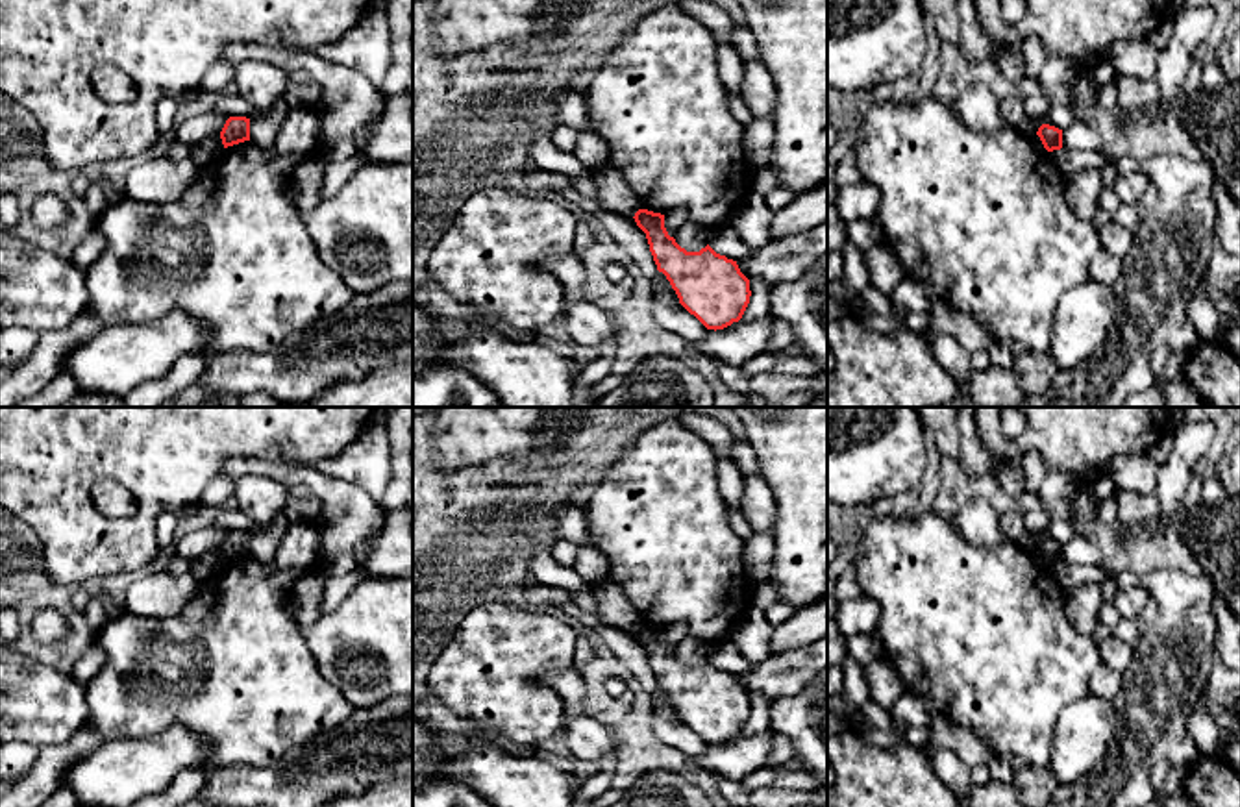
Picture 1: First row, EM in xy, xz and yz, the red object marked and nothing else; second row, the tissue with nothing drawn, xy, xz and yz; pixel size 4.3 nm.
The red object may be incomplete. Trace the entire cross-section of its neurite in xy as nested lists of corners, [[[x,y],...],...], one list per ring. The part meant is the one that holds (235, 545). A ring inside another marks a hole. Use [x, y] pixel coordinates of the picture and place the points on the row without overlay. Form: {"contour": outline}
{"contour": [[[229,531],[220,546],[224,563],[250,555],[250,533]]]}

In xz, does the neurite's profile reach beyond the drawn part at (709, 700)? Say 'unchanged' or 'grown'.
unchanged

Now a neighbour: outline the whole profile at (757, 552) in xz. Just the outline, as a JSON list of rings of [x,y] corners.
[[[753,531],[753,535],[742,542],[742,559],[746,572],[759,583],[768,581],[775,552],[772,537]]]

